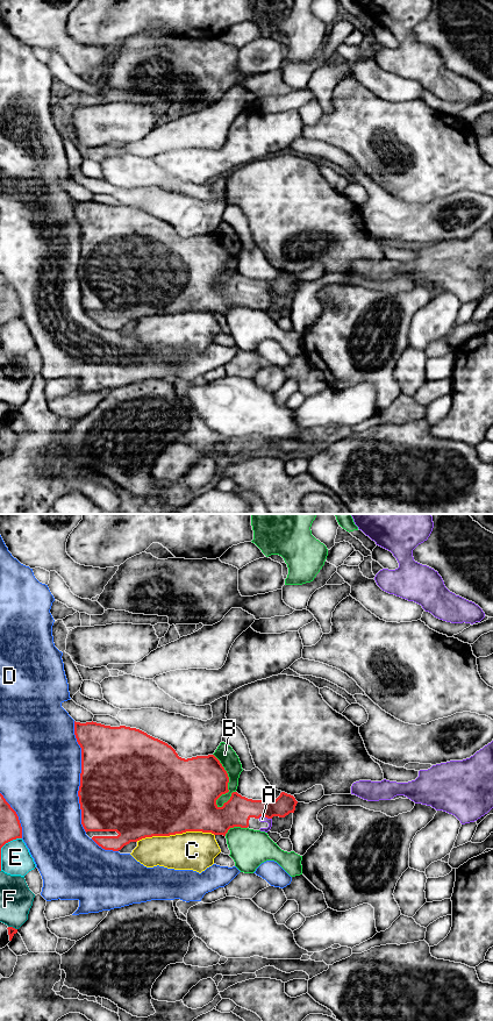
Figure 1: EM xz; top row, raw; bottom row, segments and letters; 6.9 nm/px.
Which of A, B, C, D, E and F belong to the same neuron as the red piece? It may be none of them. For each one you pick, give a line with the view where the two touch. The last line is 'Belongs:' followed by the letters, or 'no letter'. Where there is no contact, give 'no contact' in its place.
A: contact in xz
Belongs: A

